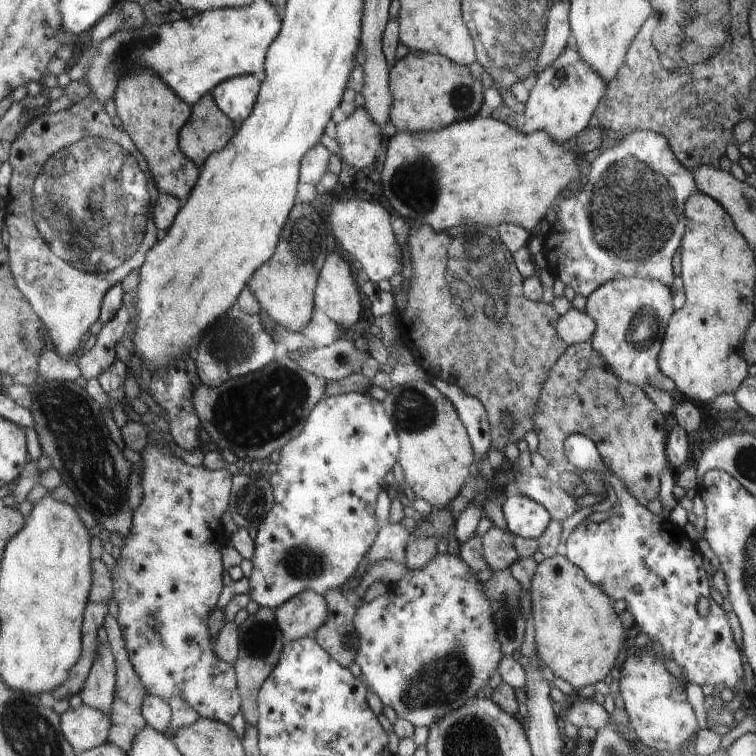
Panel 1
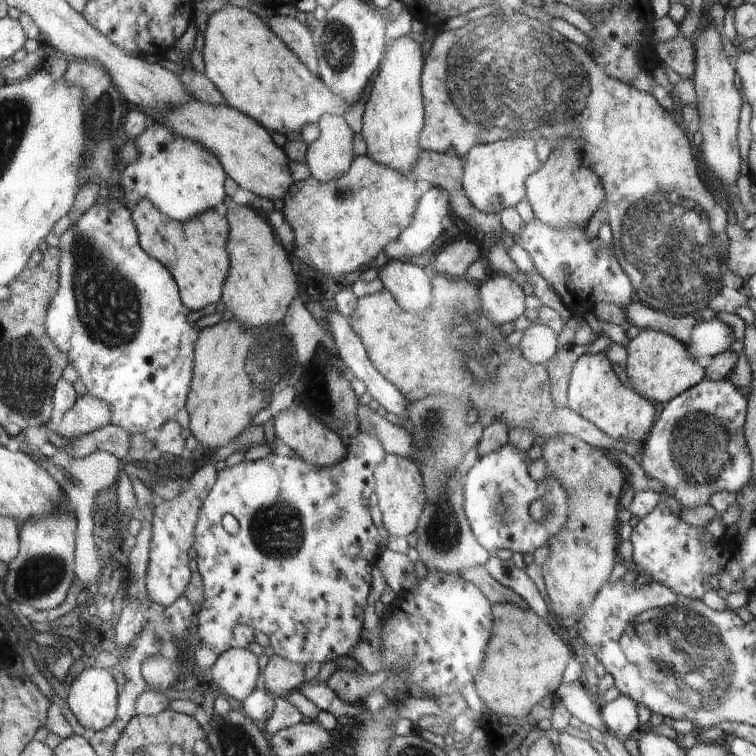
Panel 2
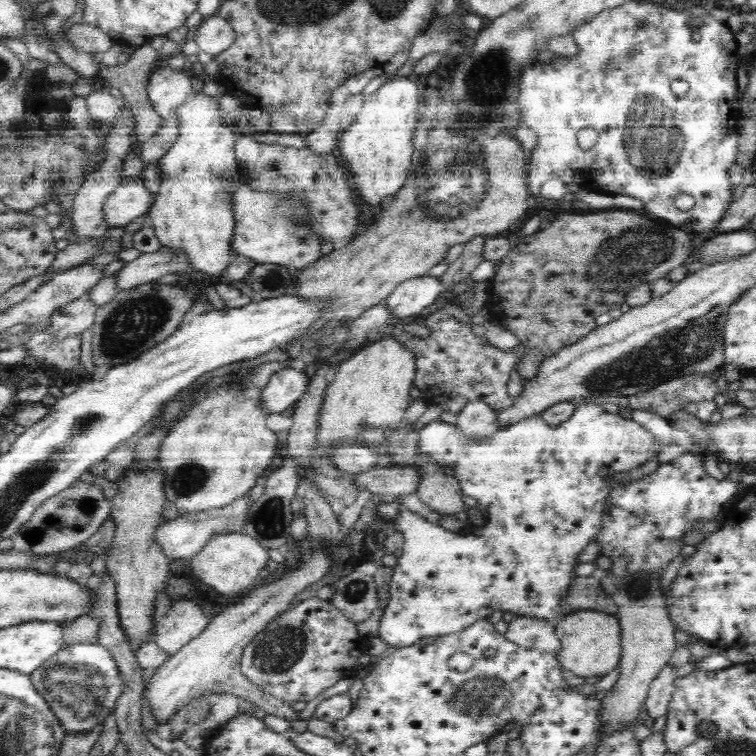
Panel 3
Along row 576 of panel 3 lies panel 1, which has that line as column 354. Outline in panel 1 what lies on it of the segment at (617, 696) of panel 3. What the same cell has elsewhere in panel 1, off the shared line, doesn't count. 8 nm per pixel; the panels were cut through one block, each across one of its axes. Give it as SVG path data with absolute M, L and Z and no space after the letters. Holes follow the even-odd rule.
M332 589L324 594L328 603L328 620L314 634L316 641L342 666L348 668L356 662L360 638L353 621L357 607L351 604L341 589Z

